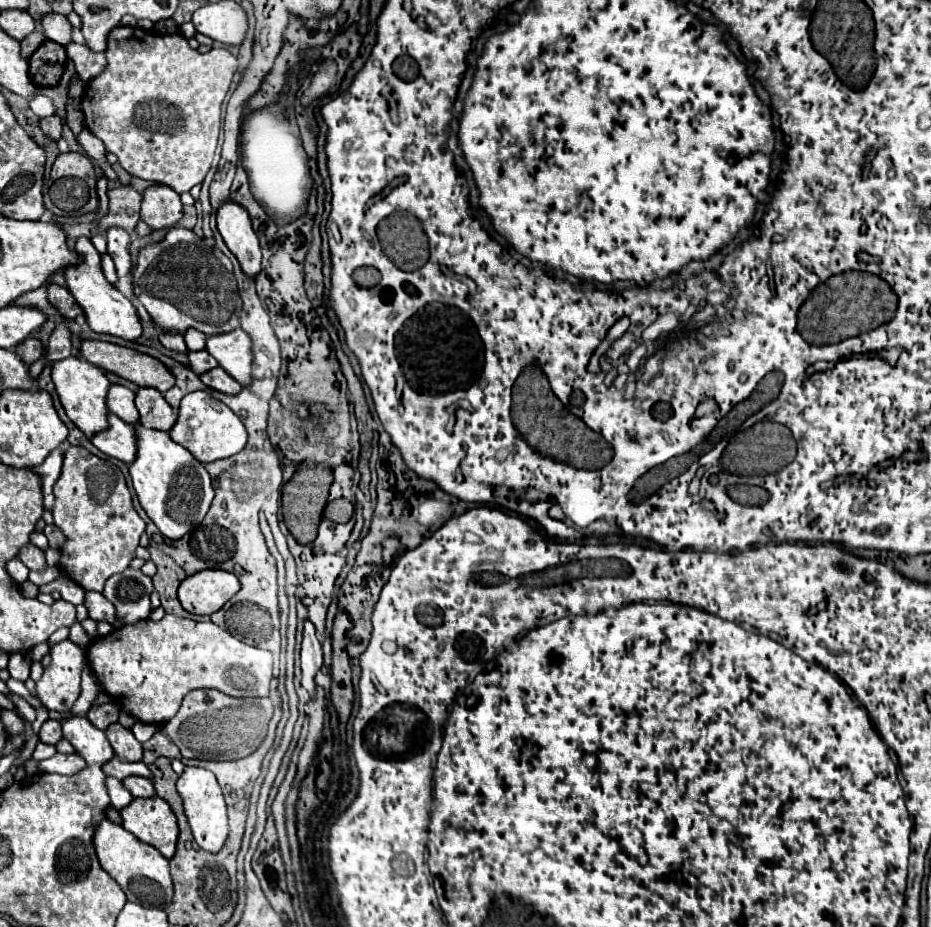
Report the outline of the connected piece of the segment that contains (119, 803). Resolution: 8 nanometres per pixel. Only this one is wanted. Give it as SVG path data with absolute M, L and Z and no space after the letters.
M106 778L106 788L108 788L108 794L110 794L110 802L116 810L120 810L122 806L128 806L132 802L132 794L122 786L120 780Z

